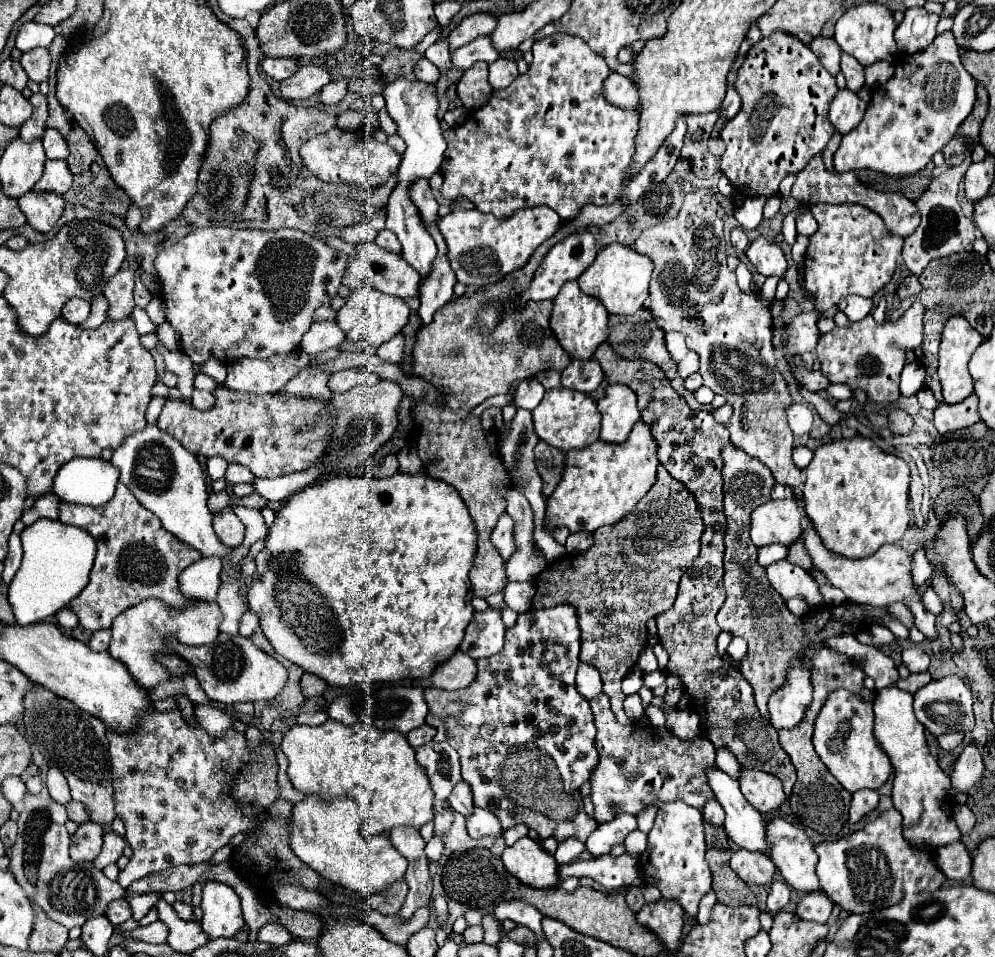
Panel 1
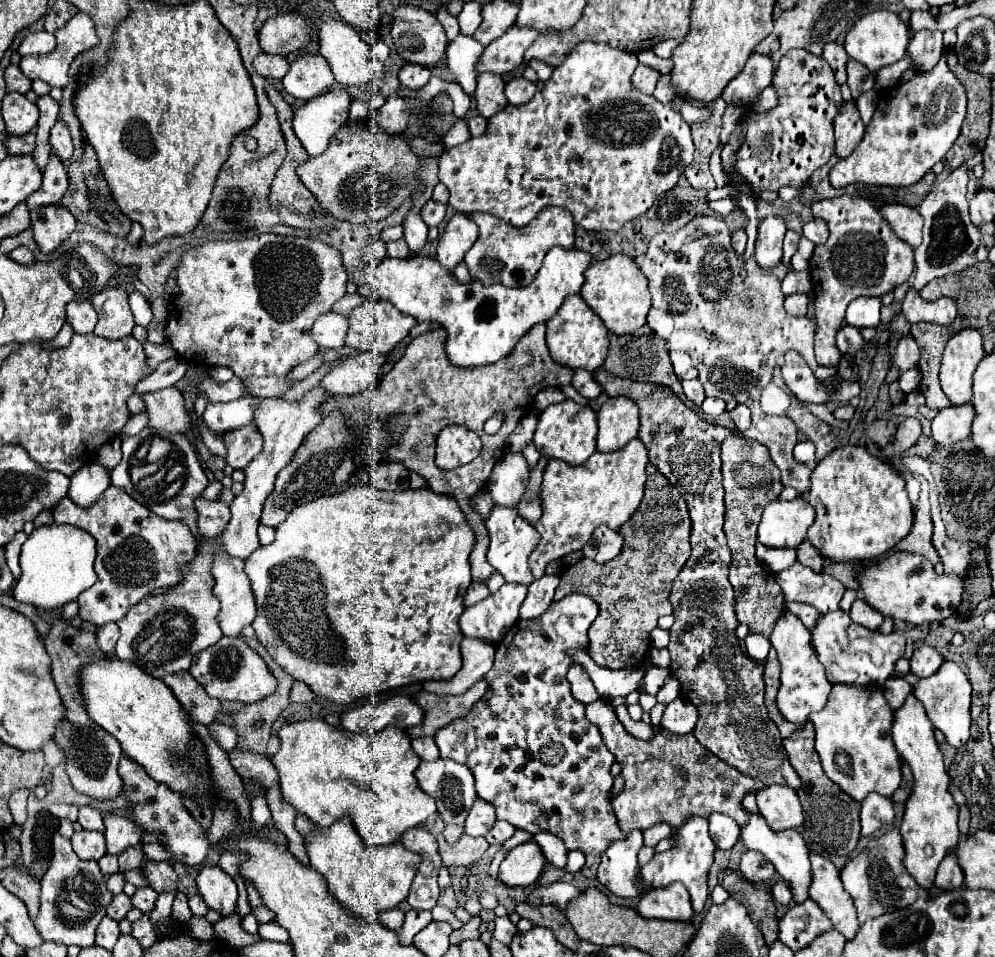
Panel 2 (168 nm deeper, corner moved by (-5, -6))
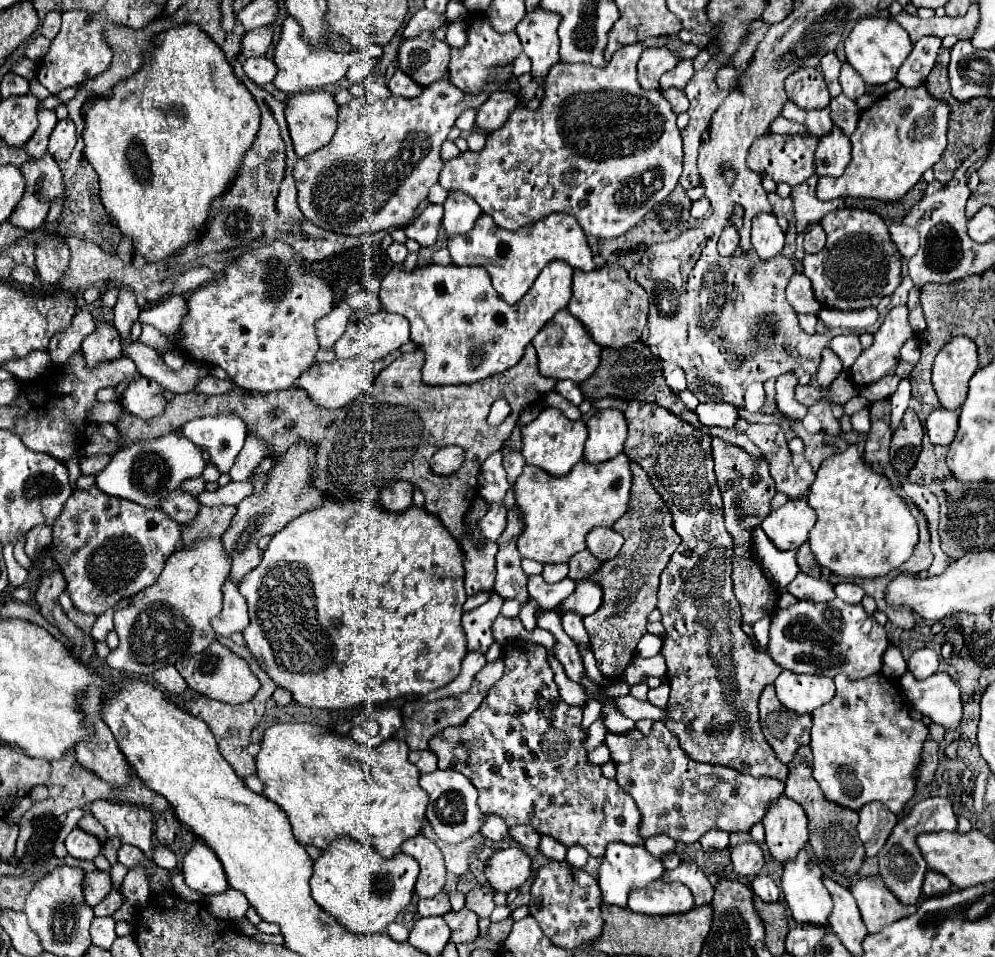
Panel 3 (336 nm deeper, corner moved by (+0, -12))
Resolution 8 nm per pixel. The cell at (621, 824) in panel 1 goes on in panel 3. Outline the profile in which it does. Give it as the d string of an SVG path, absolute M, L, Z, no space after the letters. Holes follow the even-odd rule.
M617 842L609 844L603 856L603 864L599 868L599 878L597 878L601 894L603 894L603 902L619 906L619 908L627 908L627 898L631 890L647 888L653 880L661 876L663 870L665 870L663 864L655 856L645 852L643 846L629 846L629 844L617 844Z

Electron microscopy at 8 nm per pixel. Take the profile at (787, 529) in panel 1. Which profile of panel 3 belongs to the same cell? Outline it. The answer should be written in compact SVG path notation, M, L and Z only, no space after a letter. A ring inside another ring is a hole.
M797 498L773 510L761 522L761 528L779 550L797 550L807 540L815 518L817 516L807 498Z

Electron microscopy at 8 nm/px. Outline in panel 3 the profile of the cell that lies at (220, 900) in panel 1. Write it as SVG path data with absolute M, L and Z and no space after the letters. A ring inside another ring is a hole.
M197 840L197 844L185 854L183 876L187 886L203 896L223 894L229 888L221 862L201 840Z

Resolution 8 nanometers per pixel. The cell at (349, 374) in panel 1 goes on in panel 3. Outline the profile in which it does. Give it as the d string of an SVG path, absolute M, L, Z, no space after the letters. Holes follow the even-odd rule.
M361 356L349 360L335 360L331 364L313 364L307 372L303 372L297 380L297 386L303 388L313 402L321 404L323 408L343 408L363 392L367 392L373 384L373 364L363 360Z

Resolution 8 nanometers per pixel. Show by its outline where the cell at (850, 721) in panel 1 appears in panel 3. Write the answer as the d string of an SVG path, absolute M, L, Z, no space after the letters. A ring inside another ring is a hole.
M837 676L835 686L835 698L811 714L813 776L835 804L859 810L867 802L879 800L899 814L915 792L915 770L929 730L911 720L897 684L885 676L855 682Z

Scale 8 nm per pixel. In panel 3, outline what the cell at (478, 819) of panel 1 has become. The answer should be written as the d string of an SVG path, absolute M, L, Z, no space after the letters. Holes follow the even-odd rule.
M513 826L509 828L509 836L523 848L537 848L539 844L539 834L529 826Z

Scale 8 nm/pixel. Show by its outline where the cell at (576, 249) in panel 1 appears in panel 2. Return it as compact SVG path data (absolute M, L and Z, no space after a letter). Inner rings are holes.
M552 248L528 288L506 288L500 284L486 286L476 278L462 284L454 274L442 270L442 264L436 258L384 258L378 266L366 270L364 280L376 298L392 302L404 314L414 316L416 322L442 326L448 332L444 348L450 364L458 368L474 368L510 356L518 340L534 324L550 320L566 296L580 292L588 264L590 254L582 250Z

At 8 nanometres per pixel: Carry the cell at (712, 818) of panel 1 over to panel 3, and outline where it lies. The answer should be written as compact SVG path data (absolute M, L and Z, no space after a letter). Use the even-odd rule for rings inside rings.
M709 830L705 836L701 836L701 846L705 852L709 850L723 850L729 846L729 832L721 832L721 830Z

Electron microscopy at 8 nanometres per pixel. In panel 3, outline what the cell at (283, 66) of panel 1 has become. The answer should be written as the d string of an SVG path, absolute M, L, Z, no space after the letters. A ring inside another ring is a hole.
M261 56L261 58L247 58L243 62L243 70L245 74L257 84L257 86L263 86L263 84L269 84L275 74L277 74L277 64L267 58L267 56Z

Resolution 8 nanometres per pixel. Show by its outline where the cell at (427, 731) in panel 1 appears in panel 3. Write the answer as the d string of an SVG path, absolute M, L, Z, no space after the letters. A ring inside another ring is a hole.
M415 750L409 754L409 762L421 772L433 772L437 768L437 756L431 750Z

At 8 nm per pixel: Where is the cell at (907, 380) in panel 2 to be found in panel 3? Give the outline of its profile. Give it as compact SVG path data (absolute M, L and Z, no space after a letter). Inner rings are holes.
M889 374L889 376L881 378L881 382L875 382L875 384L871 384L871 386L861 388L861 396L865 396L869 402L877 402L877 400L889 398L889 396L897 390L899 382L901 382L899 376Z

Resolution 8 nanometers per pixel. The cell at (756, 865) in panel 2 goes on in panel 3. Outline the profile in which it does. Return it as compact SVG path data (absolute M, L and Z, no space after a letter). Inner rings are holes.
M755 842L737 844L735 848L731 848L731 864L733 864L733 872L739 878L753 880L765 864L763 850Z

